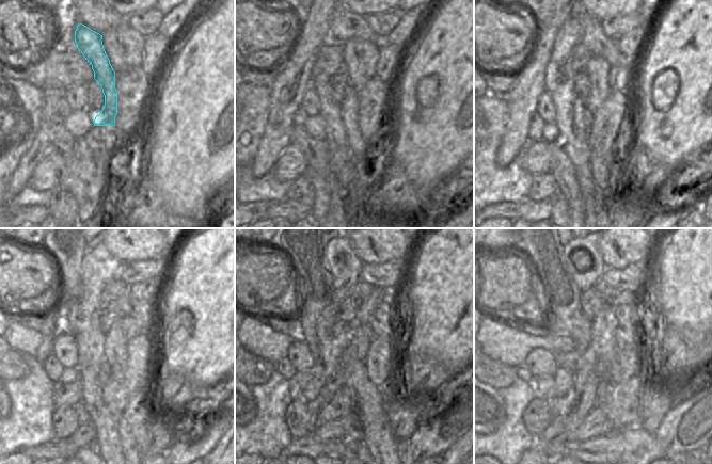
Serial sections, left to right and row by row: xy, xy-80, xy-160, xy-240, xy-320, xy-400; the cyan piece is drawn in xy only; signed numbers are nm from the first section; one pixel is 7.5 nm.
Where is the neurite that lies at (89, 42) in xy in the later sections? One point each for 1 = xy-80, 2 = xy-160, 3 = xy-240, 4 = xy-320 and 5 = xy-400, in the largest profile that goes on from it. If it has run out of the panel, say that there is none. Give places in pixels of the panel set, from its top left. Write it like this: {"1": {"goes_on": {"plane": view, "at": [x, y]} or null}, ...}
{"1": {"goes_on": {"plane": "xy-80", "at": [349, 106]}}, "2": {"goes_on": {"plane": "xy-160", "at": [603, 173]}}, "3": {"goes_on": {"plane": "xy-240", "at": [132, 430]}}, "4": {"goes_on": {"plane": "xy-320", "at": [360, 445]}}, "5": {"goes_on": null}}

